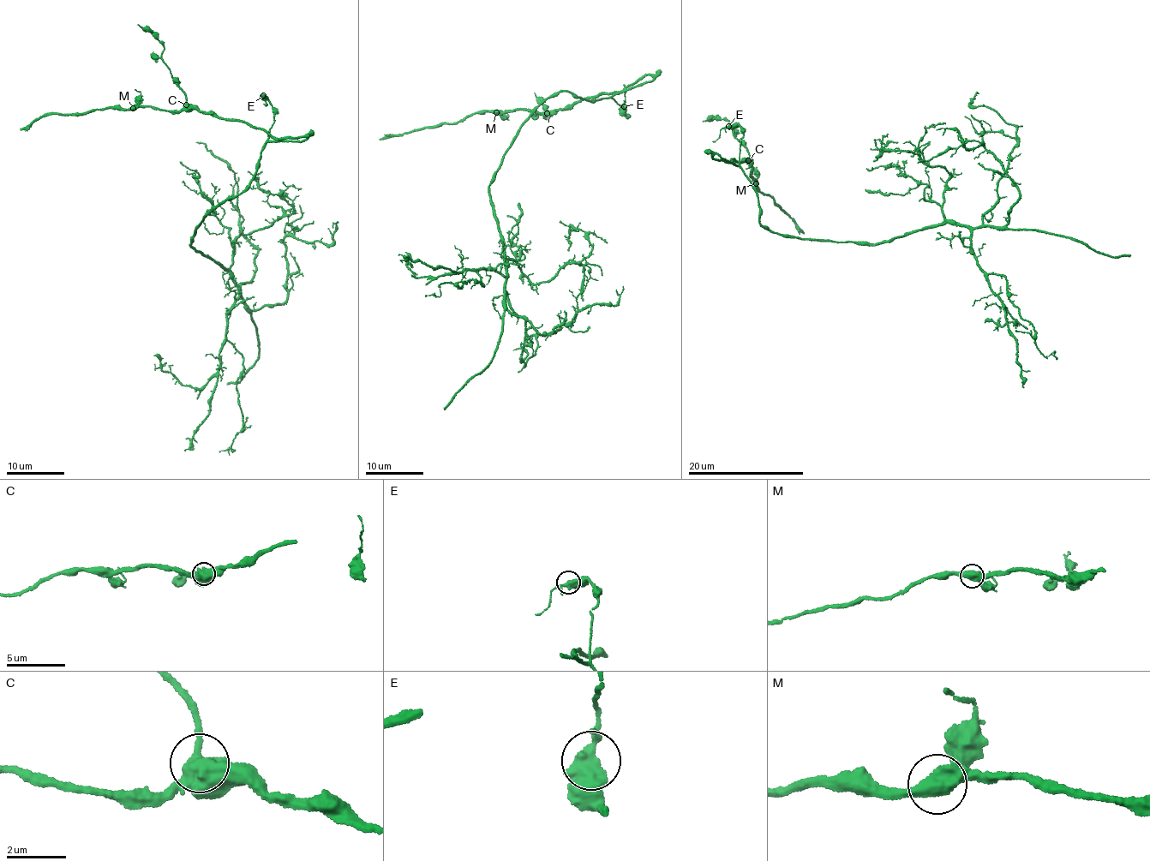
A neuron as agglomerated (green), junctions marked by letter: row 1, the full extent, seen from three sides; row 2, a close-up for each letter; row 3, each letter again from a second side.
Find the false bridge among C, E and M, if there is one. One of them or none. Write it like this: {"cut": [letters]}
{"cut": []}

